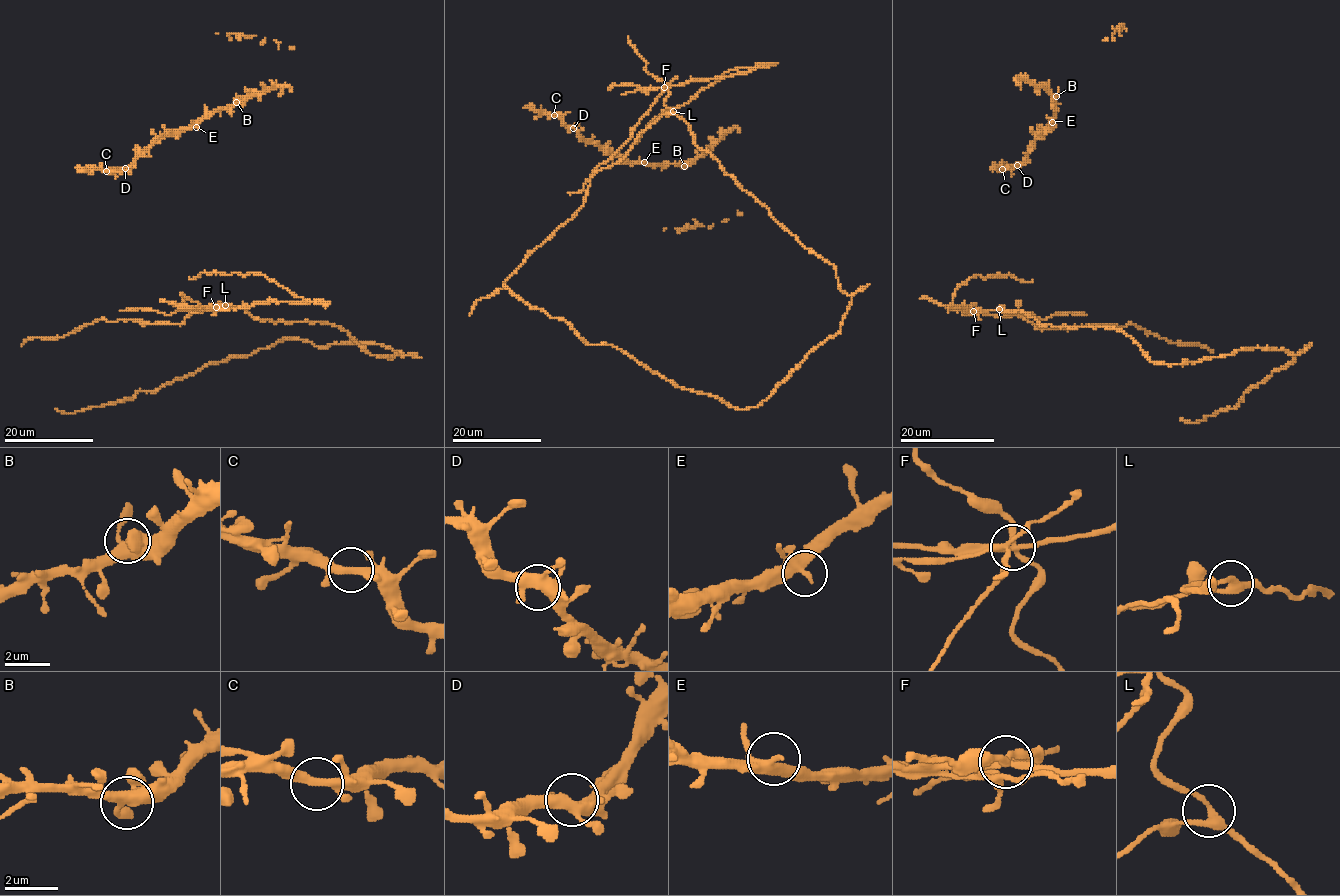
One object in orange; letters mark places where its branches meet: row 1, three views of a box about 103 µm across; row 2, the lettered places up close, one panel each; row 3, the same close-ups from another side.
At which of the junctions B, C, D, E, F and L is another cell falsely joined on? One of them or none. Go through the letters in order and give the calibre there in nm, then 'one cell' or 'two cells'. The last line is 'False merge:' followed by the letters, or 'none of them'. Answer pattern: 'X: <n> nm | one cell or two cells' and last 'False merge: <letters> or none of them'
B: 440 nm | one cell
C: 280 nm | one cell
D: 440 nm | one cell
E: 320 nm | one cell
F: 240 nm | two cells
L: 280 nm | one cell
False merge: F

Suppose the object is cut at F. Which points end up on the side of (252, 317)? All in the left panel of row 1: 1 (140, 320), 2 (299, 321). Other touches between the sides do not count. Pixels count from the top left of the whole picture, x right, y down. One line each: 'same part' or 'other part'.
1: same part
2: same part

